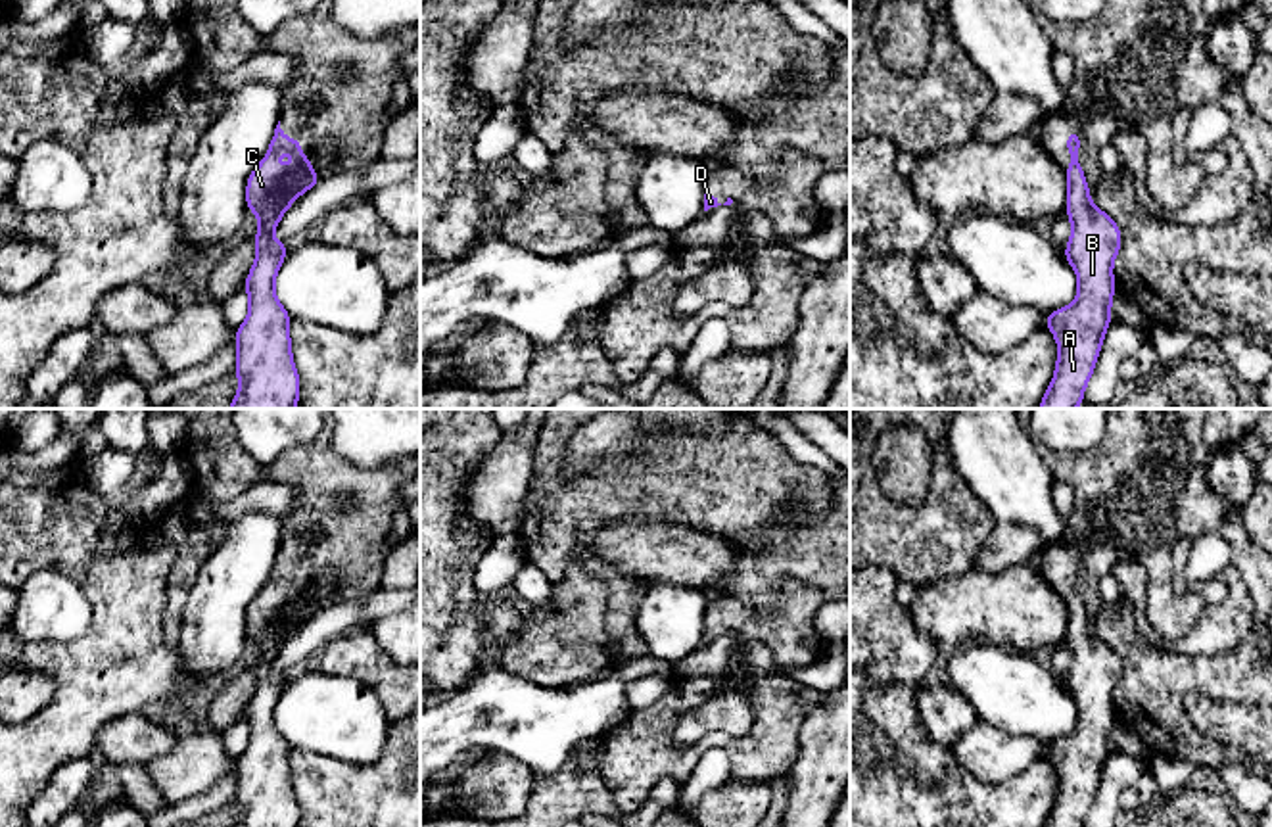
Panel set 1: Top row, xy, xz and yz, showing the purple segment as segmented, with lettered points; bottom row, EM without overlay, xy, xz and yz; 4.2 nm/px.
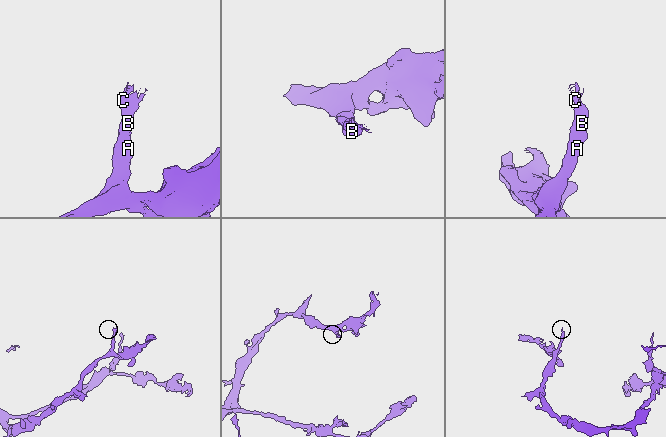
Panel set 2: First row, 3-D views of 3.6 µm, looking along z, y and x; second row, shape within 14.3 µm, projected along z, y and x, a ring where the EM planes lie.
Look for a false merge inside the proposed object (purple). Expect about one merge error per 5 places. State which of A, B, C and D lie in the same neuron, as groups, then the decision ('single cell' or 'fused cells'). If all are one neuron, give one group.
A B C D | single cell

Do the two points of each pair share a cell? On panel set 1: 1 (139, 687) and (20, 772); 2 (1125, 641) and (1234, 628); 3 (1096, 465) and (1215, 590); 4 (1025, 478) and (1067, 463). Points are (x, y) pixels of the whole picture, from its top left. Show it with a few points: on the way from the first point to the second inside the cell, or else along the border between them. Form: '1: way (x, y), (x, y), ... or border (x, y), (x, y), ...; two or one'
1: way (110, 687), (104, 687), (48, 743); one
2: border (1127, 599), (1136, 628), (1154, 645), (1190, 657); two
3: way (1136, 507), (1150, 532), (1159, 582), (1171, 593); one
4: border (1038, 448), (1044, 465), (1056, 478); two

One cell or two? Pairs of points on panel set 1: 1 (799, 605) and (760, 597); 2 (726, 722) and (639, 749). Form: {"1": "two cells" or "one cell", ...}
{"1": "two cells", "2": "two cells"}

